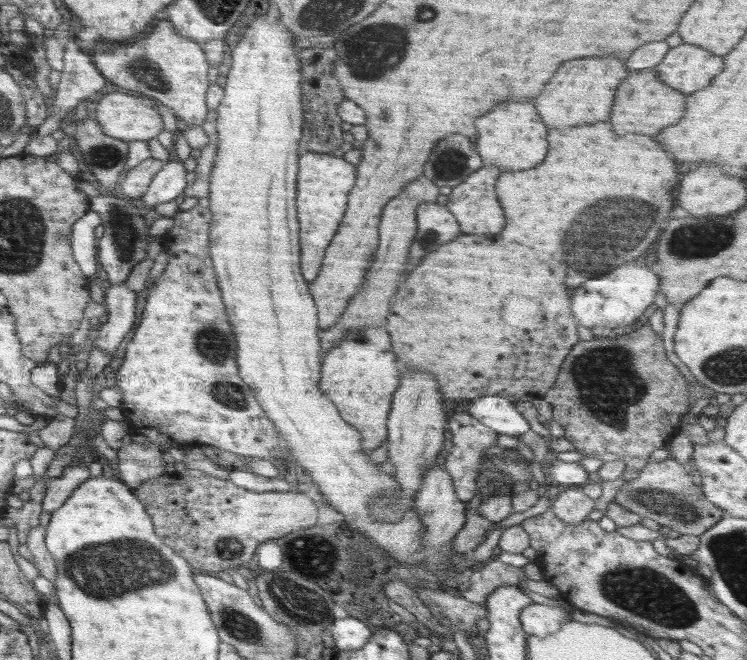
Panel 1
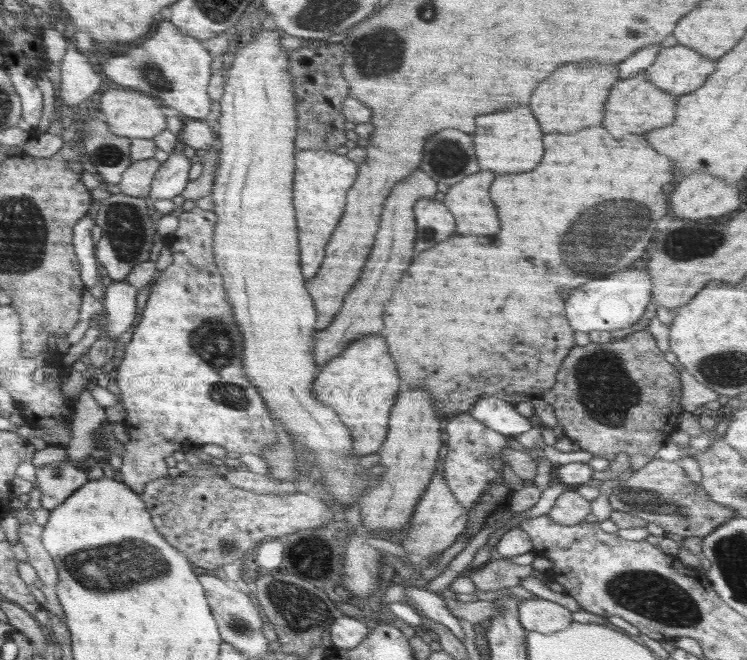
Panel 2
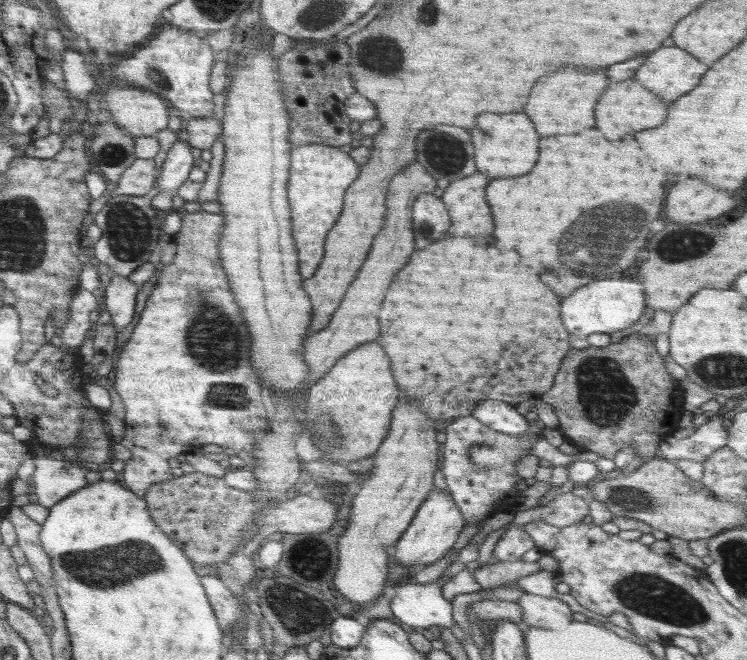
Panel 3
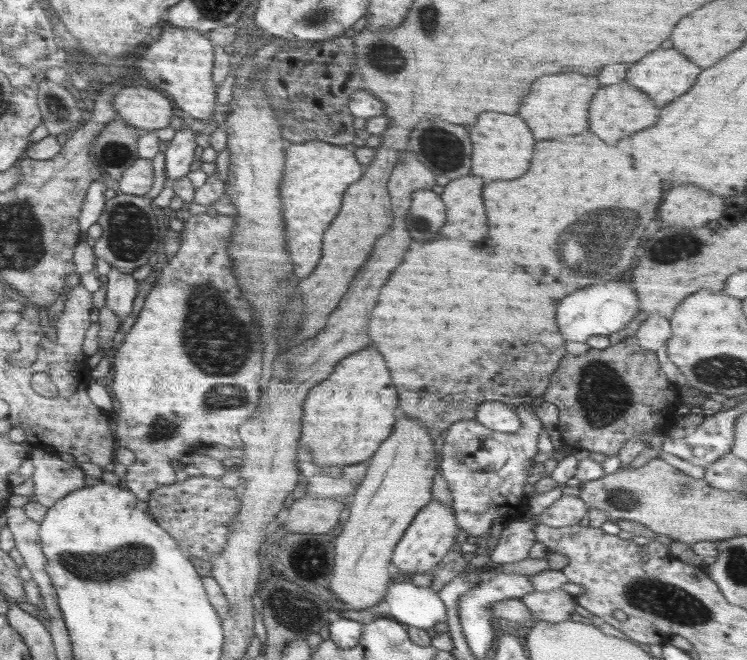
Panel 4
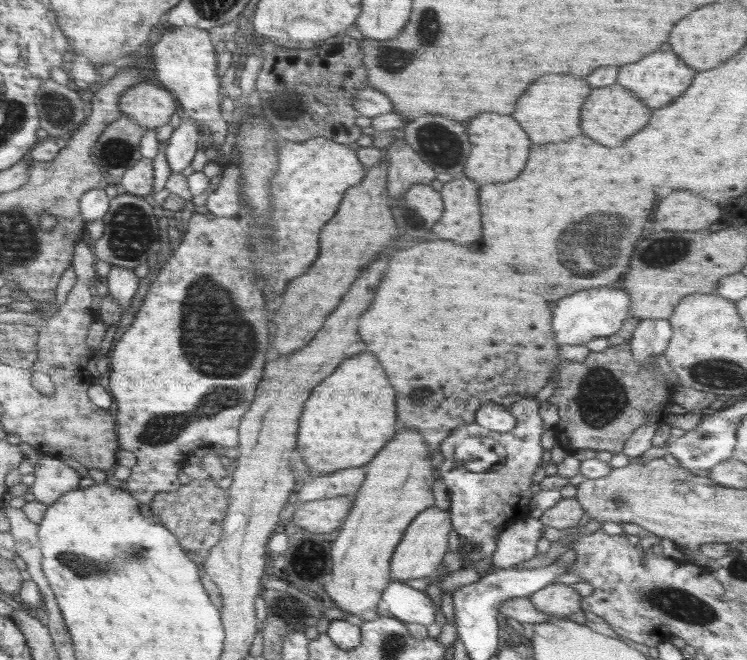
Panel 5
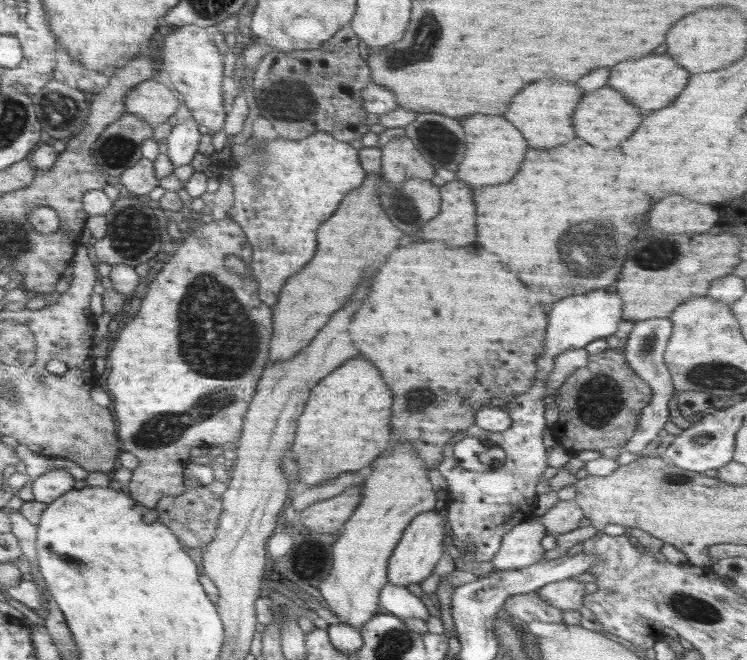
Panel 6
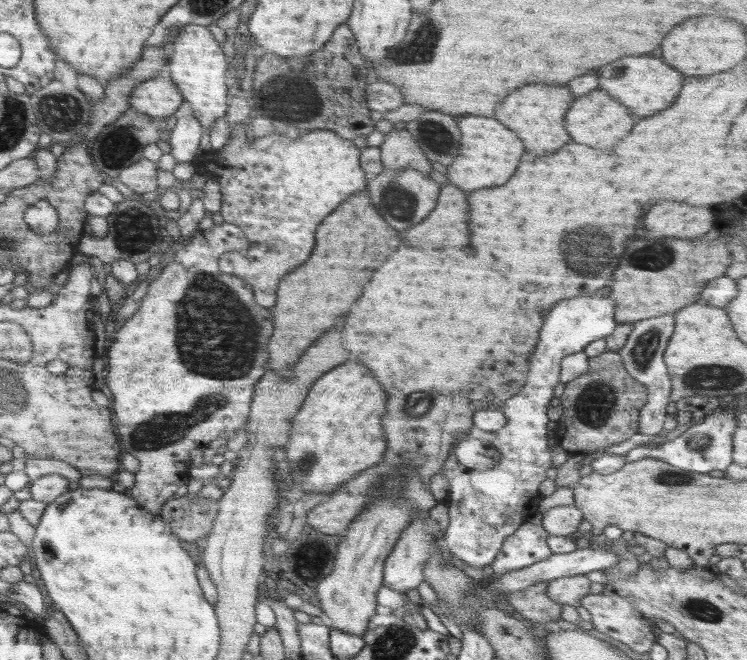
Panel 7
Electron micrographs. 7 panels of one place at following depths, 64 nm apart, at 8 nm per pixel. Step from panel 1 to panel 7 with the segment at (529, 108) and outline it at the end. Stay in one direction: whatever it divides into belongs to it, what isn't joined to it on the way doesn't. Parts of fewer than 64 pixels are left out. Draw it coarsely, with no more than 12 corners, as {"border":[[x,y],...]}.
{"border":[[464,115],[460,156],[460,190],[500,186],[524,144],[496,118]]}

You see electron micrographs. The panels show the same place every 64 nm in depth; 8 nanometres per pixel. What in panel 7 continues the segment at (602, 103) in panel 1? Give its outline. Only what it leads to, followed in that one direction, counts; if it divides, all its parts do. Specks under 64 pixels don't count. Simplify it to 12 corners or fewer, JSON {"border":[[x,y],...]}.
{"border":[[530,84],[512,92],[496,120],[526,150],[548,154],[570,142],[564,86]]}

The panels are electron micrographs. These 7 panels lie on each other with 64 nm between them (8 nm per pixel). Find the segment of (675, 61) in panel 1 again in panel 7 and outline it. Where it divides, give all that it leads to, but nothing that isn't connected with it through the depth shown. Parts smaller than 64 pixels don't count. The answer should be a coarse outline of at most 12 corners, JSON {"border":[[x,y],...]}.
{"border":[[652,54],[602,66],[600,89],[634,116],[668,108],[685,79]]}

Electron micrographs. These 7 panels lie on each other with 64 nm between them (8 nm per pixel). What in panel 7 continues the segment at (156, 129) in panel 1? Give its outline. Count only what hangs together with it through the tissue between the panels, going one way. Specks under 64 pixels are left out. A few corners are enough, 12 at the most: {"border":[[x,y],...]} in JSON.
{"border":[[171,77],[134,87],[129,108],[165,121],[183,96]]}

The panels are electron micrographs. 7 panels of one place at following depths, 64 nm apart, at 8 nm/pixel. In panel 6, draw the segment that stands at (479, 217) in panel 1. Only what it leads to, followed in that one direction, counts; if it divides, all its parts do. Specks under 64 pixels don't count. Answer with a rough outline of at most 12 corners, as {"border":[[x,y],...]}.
{"border":[[464,182],[439,188],[440,212],[422,240],[466,246],[476,240],[476,206]]}

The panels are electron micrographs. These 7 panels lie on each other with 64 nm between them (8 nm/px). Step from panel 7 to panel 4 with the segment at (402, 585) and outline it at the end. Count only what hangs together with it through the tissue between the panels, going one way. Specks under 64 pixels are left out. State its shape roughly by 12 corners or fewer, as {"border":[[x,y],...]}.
{"border":[[455,510],[417,512],[393,550],[400,579],[432,570],[459,538]]}

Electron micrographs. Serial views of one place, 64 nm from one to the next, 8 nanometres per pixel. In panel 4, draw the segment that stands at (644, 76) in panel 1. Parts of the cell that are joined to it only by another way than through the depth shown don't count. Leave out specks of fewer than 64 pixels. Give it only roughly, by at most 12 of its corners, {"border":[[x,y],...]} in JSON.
{"border":[[624,81],[600,88],[590,130],[618,142],[650,128],[660,106]]}

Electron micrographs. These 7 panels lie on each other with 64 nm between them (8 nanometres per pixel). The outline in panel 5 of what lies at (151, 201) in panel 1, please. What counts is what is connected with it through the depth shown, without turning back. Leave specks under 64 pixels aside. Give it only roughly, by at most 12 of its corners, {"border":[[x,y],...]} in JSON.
{"border":[[186,118],[166,141],[166,161],[181,174],[199,149],[202,131]]}

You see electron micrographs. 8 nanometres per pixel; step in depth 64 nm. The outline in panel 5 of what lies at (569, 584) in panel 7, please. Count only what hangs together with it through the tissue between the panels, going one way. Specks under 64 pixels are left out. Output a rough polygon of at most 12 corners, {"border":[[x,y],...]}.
{"border":[[552,582],[527,597],[540,612],[567,619],[581,610],[572,584]]}

